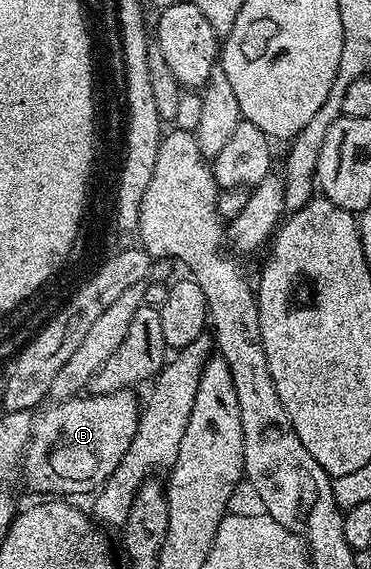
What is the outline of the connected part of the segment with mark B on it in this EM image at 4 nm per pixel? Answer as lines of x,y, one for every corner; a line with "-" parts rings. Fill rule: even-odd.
123,389
117,391
115,395
86,393
81,397
51,402
49,404
51,407
43,406
34,415
32,433
20,468
24,483
27,483
38,497
74,497
70,495
86,494
89,496
97,492
116,469
116,465
120,465
124,453
128,453
132,437
136,437
140,399
138,403
137,397
132,392
133,390

